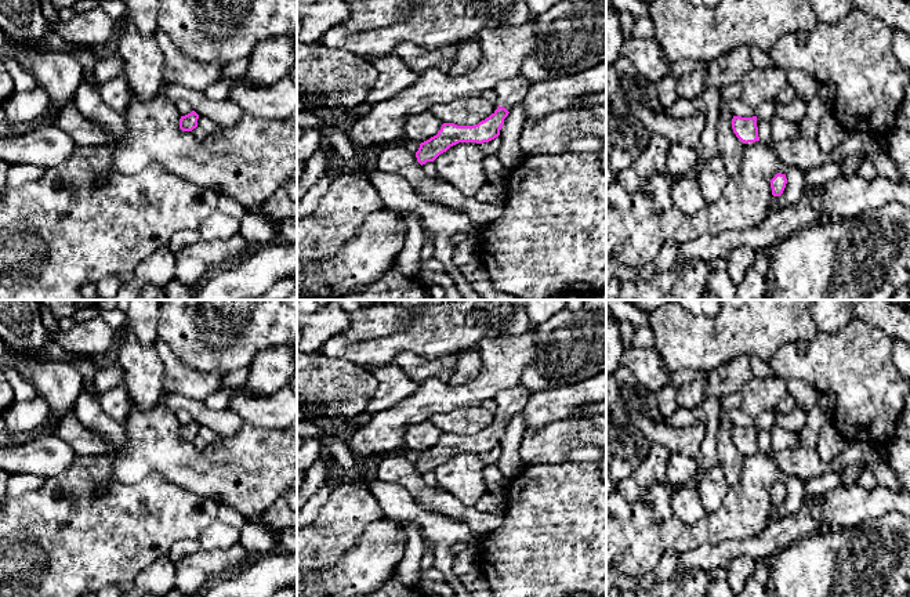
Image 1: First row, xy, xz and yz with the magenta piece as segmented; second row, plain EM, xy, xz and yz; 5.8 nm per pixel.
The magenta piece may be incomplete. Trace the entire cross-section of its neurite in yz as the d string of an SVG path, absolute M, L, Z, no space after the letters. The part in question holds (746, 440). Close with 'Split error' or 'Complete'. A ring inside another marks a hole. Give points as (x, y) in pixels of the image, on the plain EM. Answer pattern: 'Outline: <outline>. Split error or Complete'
Outline: M733 426L732 438L736 446L744 453L759 451L757 426L753 427Z. Complete

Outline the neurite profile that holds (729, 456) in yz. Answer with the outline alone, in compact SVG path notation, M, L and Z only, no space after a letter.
M721 419L717 435L718 466L722 468L725 482L729 488L740 481L743 462L743 453L733 442L732 428L732 421Z

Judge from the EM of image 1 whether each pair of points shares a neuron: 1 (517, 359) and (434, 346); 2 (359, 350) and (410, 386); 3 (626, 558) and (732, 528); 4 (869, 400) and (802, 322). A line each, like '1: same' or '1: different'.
1: different
2: different
3: same
4: different

